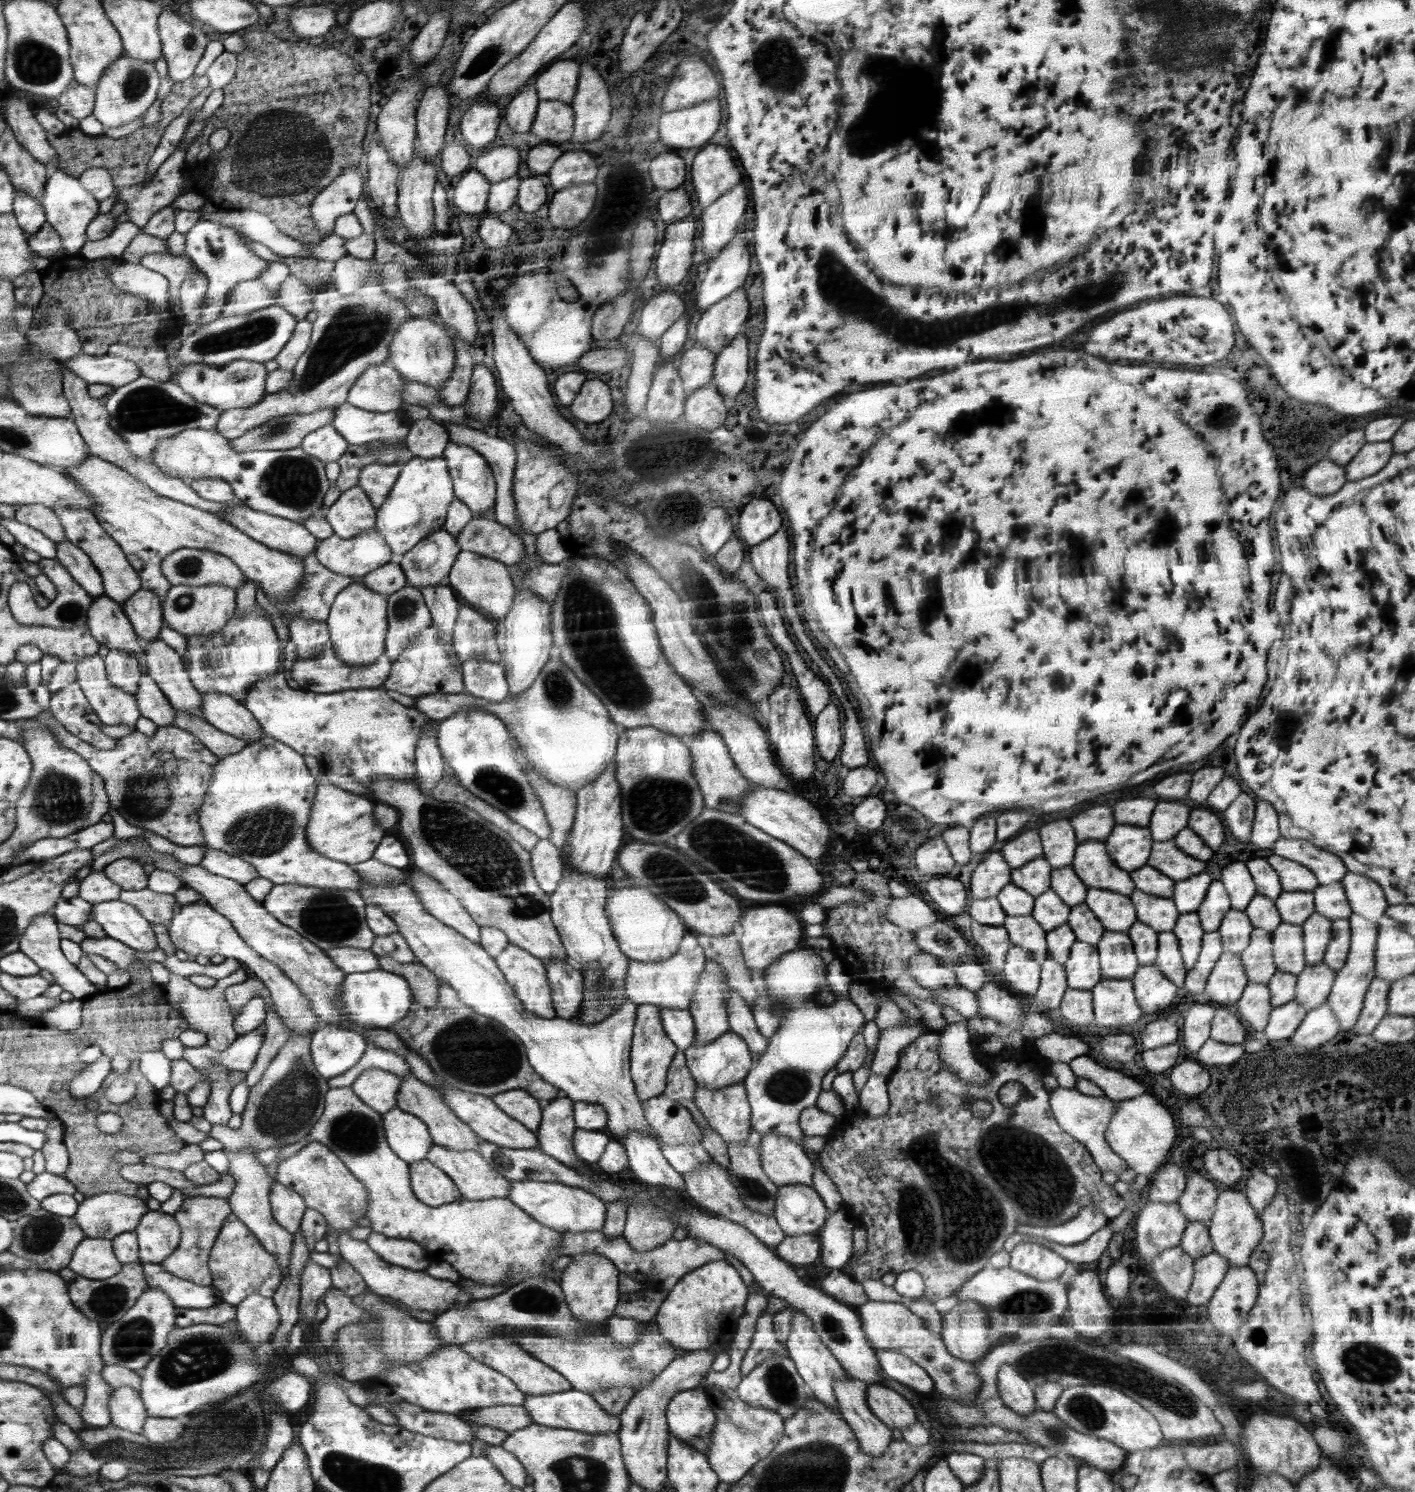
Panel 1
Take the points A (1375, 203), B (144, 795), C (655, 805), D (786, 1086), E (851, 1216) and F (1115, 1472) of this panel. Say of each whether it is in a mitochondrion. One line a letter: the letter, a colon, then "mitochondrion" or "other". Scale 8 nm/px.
A: other
B: mitochondrion
C: mitochondrion
D: mitochondrion
E: other
F: other

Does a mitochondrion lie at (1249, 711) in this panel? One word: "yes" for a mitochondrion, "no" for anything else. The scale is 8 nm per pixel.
no

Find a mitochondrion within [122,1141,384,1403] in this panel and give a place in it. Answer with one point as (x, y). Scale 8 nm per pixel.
(201, 1356)

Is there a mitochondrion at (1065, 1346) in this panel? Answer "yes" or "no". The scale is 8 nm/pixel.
no

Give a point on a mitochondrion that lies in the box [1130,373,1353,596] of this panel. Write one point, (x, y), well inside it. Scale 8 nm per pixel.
(1223, 420)

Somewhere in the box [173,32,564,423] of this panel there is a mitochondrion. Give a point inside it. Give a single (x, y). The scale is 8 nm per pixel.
(276, 150)

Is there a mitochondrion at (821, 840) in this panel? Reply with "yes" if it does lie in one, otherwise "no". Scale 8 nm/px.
no

